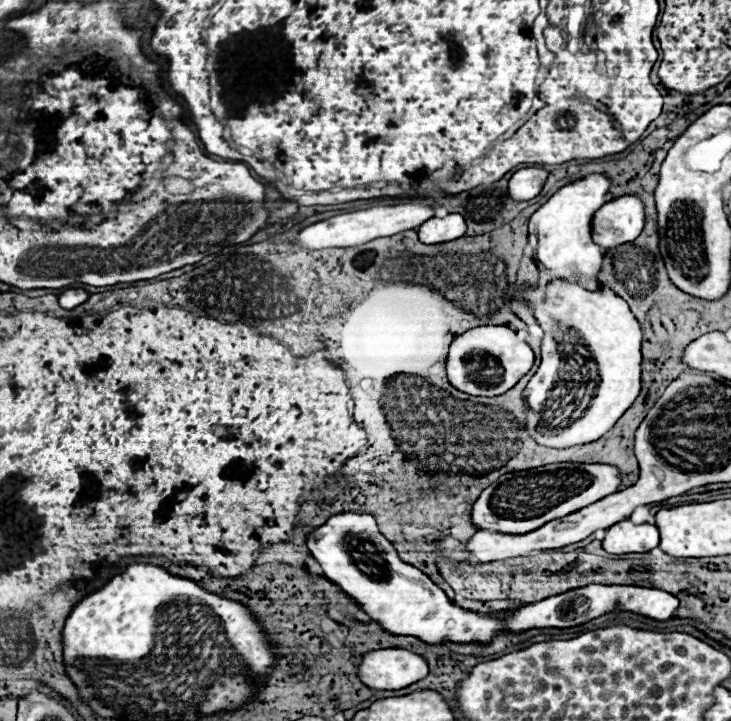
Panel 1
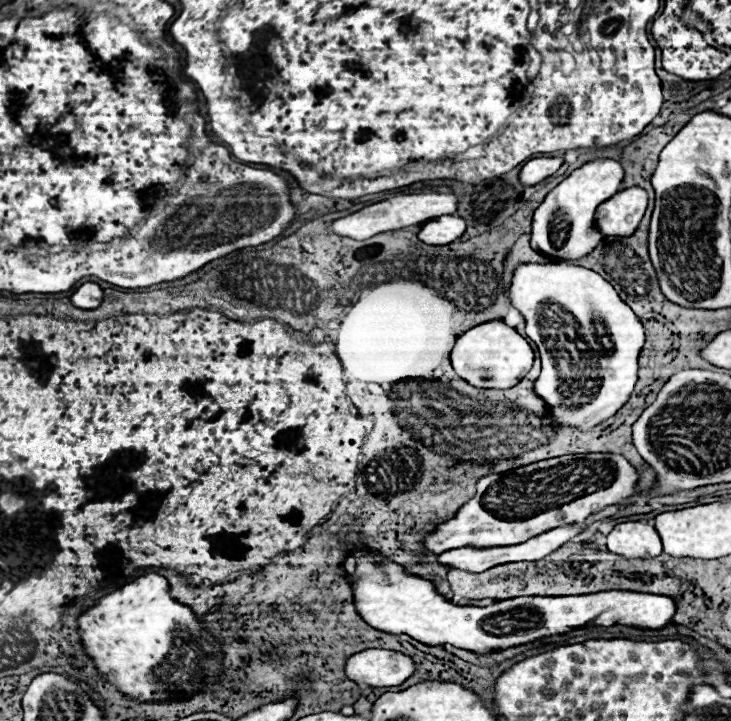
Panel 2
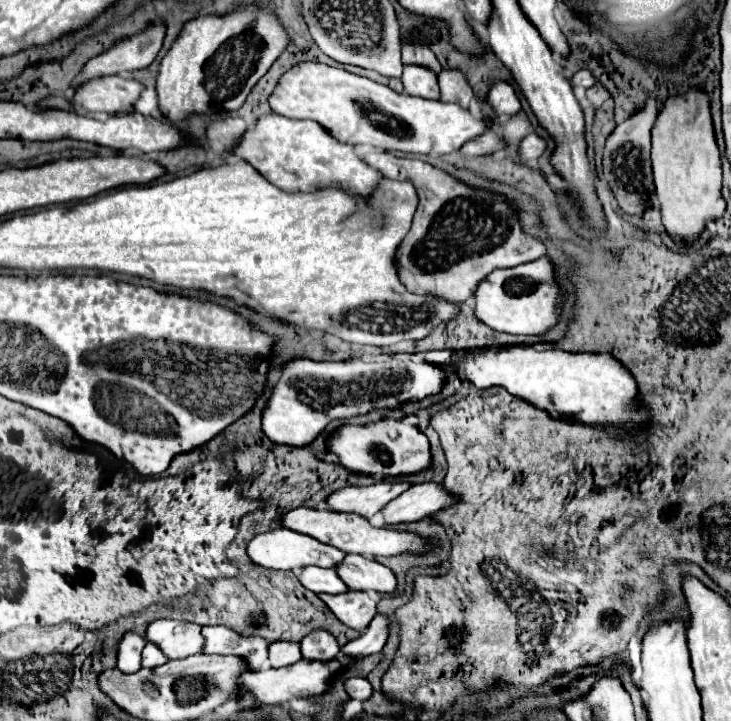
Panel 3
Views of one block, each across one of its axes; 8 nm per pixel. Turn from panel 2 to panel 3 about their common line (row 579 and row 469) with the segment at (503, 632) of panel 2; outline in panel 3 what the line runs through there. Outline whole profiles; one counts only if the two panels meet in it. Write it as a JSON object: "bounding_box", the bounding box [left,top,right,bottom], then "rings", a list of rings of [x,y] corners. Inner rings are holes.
{"bounding_box":[326,420,430,476],"rings":[[[378,420],[364,426],[340,426],[326,440],[328,452],[338,456],[340,464],[356,474],[366,476],[400,476],[414,474],[430,464],[430,446],[418,428],[410,428],[408,420]]]}

